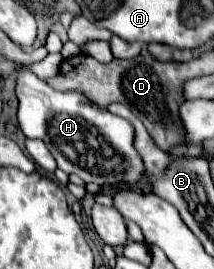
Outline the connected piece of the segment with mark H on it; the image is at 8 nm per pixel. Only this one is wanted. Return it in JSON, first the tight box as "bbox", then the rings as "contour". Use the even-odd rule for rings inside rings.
{"bbox":[16,69,146,185],"contour":[[[30,69],[16,71],[16,77],[16,95],[20,99],[18,127],[28,139],[42,139],[62,171],[96,185],[140,185],[146,181],[142,157],[134,147],[134,127],[130,121],[102,107],[94,107],[94,103],[86,103],[86,97],[78,95],[78,91],[62,93],[52,89]]]}

